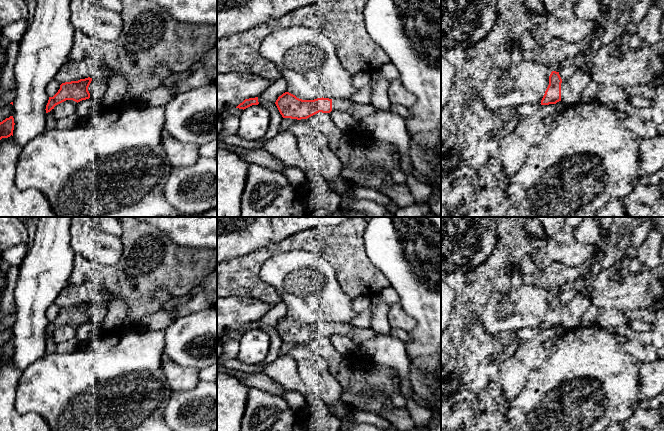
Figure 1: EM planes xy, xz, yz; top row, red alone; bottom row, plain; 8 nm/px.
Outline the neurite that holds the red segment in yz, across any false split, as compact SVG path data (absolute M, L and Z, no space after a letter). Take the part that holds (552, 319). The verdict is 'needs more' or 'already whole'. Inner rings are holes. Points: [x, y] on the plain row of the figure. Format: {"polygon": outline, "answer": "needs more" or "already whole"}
{"polygon": "M494 217L493 228L498 241L508 248L512 265L519 267L523 284L537 286L548 294L549 309L541 329L556 328L561 325L560 290L566 282L578 278L580 269L557 263L547 255L543 249L546 248L549 237L537 217Z", "answer": "needs more"}

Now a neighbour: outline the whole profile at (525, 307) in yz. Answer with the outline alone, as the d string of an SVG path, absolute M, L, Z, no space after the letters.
M523 284L505 293L492 293L483 305L481 322L489 334L539 328L549 309L545 290Z

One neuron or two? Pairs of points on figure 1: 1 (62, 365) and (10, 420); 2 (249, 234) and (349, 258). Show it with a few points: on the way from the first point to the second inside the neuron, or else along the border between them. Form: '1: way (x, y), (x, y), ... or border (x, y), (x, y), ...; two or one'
1: border (16, 389), (15, 408), (41, 415); two
2: border (301, 230), (280, 241), (258, 249); two

